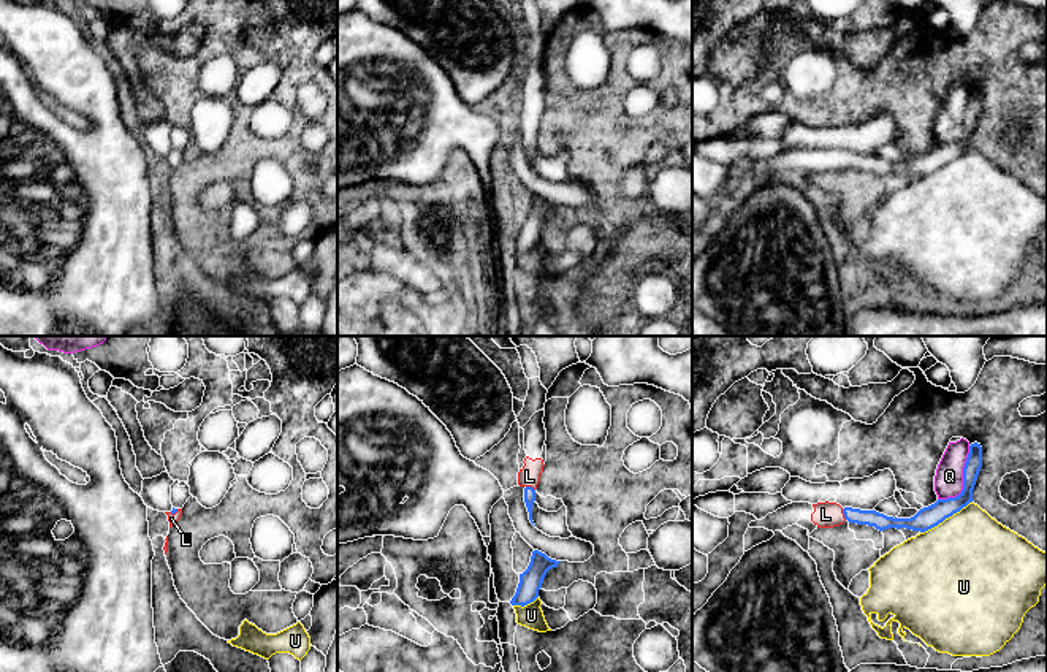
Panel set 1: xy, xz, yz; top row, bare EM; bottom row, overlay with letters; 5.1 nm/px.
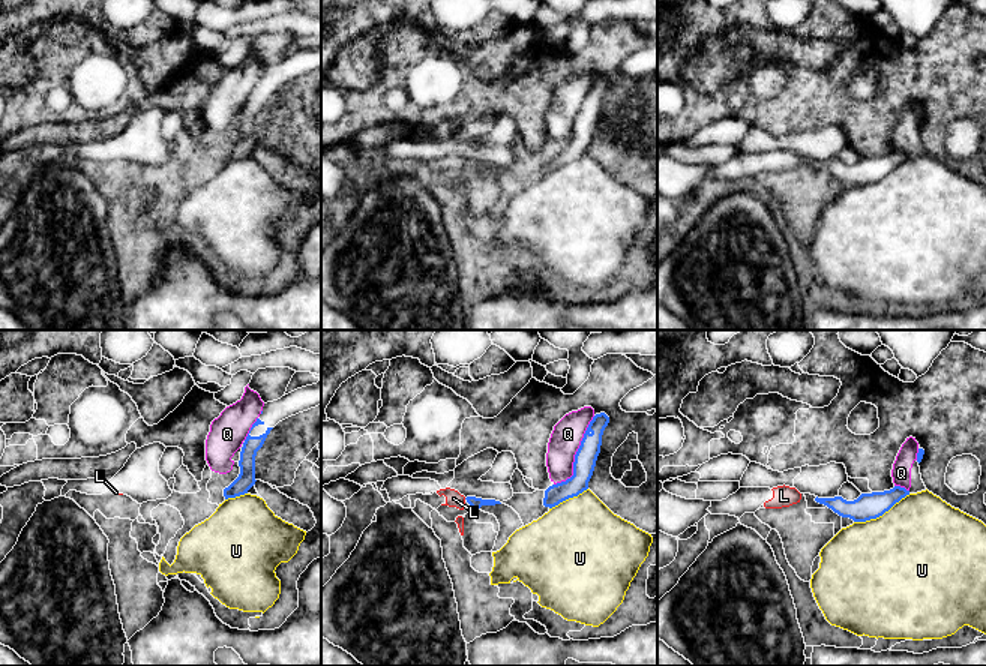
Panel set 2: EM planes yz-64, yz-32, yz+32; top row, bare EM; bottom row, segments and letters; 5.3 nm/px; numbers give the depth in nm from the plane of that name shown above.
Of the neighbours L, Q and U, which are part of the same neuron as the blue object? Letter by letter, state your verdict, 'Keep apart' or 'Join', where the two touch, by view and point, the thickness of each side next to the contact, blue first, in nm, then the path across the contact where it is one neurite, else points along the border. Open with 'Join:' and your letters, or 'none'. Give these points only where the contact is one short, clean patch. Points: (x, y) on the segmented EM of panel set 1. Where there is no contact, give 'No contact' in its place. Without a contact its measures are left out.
Join: L
L: Join. Touches blue at yz (843, 512). Thickness 90 nm (blue) against 130 nm. Path across: yz (881, 522), (843, 512), (826, 514)
Q: Keep apart. Touches blue at yz (963, 481). Thickness 110 nm (blue) against 140 nm. Boundary: yz (970, 446), (962, 469), (962, 490), (954, 496), (938, 500)
U: Keep apart. Touches blue at yz (946, 517). Thickness 110 nm (blue) against 480 nm

